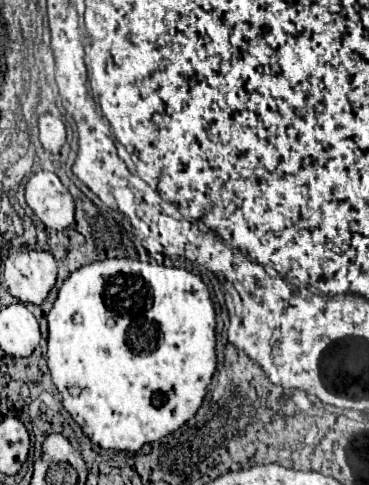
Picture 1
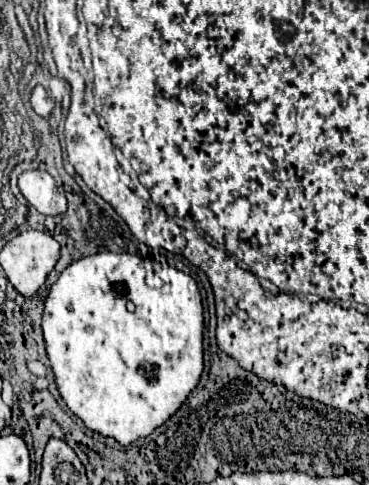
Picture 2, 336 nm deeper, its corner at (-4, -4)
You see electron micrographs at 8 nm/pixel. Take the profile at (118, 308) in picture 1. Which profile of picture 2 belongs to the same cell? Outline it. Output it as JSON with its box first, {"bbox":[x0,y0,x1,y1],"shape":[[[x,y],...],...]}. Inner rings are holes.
{"bbox":[42,251,204,446],"shape":[[[137,251],[136,254],[116,254],[116,252],[98,252],[80,260],[70,262],[66,270],[58,276],[58,280],[50,286],[50,292],[44,302],[44,316],[42,316],[42,332],[44,332],[44,342],[46,342],[46,352],[56,376],[58,390],[66,402],[66,406],[80,418],[84,424],[108,438],[114,438],[122,446],[134,444],[138,438],[148,436],[154,428],[162,426],[186,400],[190,390],[198,384],[200,374],[204,370],[202,362],[202,340],[204,340],[204,316],[202,316],[202,298],[198,292],[198,286],[194,278],[186,276],[184,272],[172,266],[167,266],[163,270],[159,262],[151,257],[152,262],[143,260]]]}

